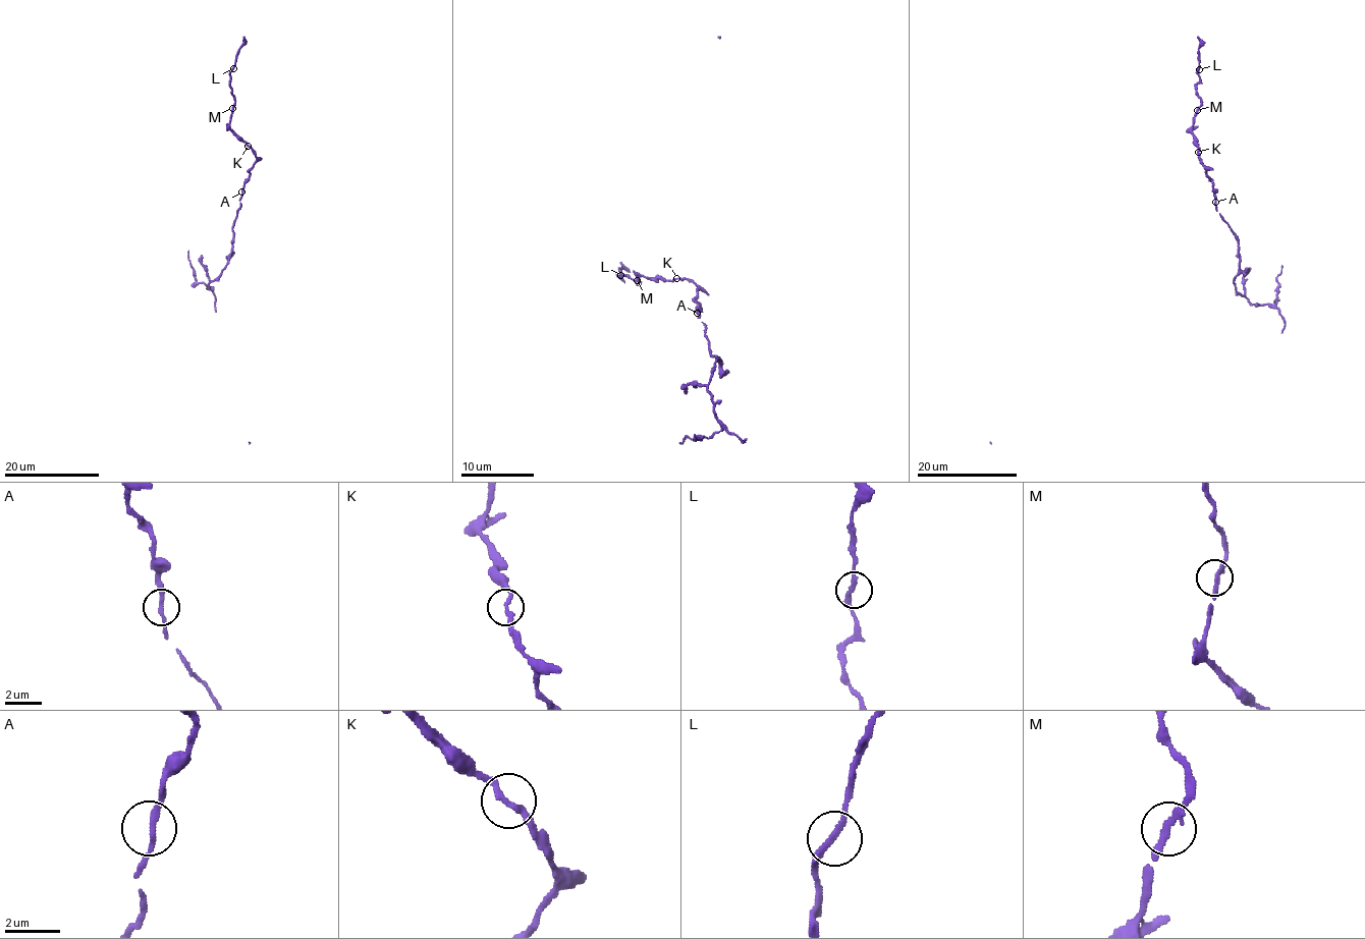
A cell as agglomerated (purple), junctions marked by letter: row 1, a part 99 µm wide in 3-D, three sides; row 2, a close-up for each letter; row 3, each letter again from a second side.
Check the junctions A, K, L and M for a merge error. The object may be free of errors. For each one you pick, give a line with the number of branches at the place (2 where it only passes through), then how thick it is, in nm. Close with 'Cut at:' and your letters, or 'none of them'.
Cut at: none of them

